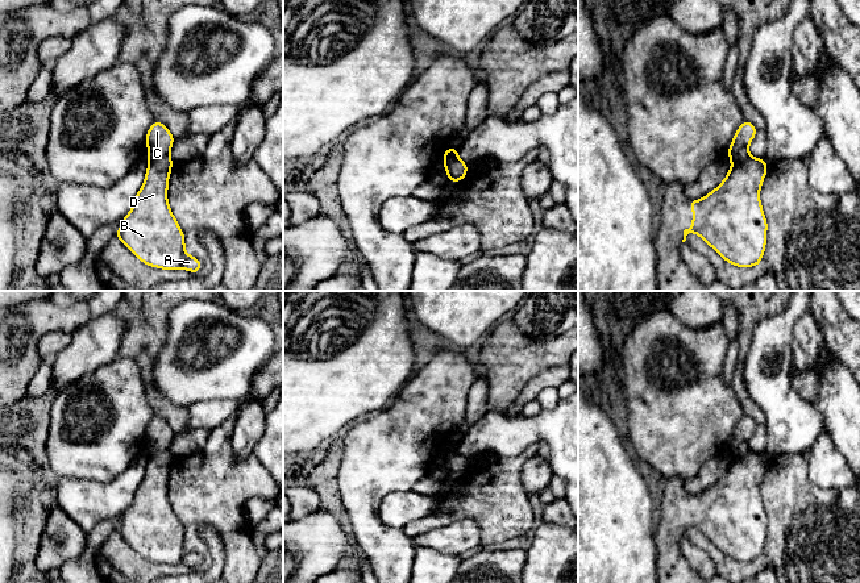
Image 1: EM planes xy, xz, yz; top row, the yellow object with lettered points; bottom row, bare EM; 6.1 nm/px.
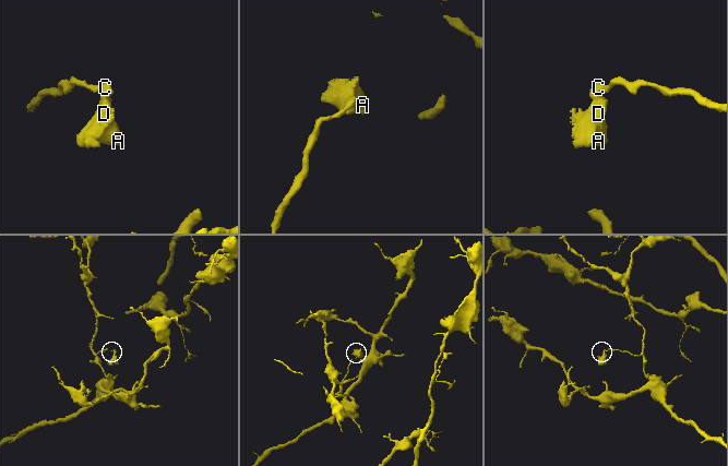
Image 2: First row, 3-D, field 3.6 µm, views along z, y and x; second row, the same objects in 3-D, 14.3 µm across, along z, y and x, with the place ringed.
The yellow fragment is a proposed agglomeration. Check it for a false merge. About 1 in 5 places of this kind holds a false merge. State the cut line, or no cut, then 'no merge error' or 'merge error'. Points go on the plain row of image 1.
cut in xy along (167, 449), (149, 456); merge error

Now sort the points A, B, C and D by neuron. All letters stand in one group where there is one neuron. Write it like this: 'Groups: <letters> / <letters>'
Groups: A B D / C

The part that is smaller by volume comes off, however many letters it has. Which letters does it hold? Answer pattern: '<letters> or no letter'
A, B, D

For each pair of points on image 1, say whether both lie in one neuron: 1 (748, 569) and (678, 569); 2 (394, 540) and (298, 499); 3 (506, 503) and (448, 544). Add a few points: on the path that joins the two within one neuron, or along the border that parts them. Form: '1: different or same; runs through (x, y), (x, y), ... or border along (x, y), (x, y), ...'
1: different; border along (703, 536), (726, 556), (736, 561), (756, 561)
2: different; border along (336, 494), (347, 524)
3: different; border along (445, 524), (473, 519), (480, 528), (481, 541)

